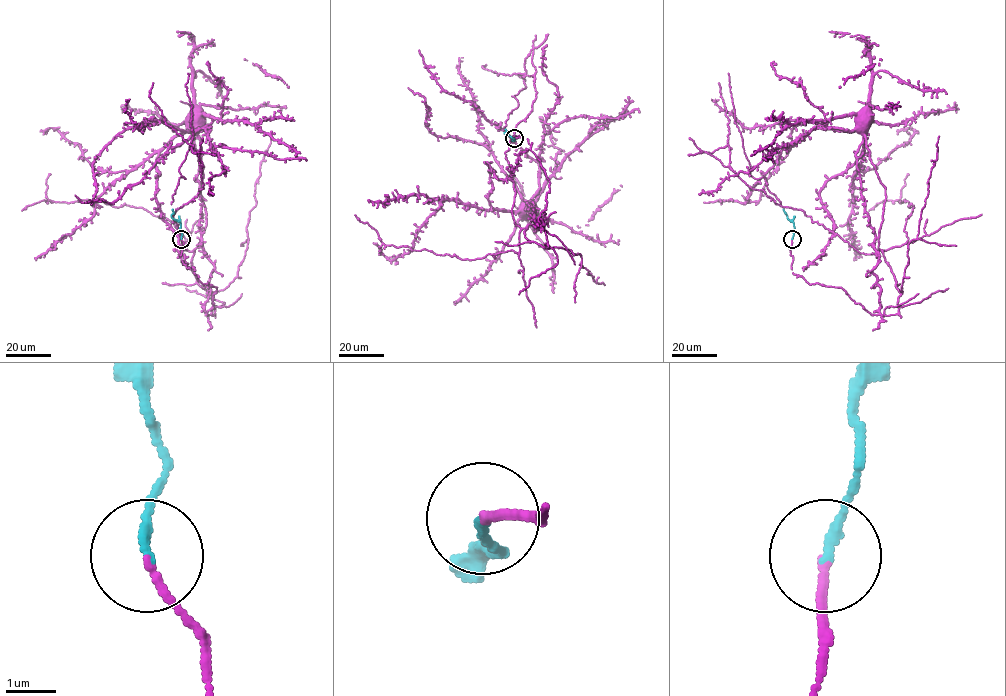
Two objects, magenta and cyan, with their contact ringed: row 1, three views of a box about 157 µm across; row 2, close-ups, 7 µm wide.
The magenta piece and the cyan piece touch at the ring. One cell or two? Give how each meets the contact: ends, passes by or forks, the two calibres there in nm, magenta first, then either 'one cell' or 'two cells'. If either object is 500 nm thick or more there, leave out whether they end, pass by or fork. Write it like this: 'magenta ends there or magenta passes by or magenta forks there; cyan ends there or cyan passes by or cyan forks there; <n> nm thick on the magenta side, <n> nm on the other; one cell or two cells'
magenta ends there; cyan ends there; 160 nm thick on the magenta side, 180 nm on the other; one cell

